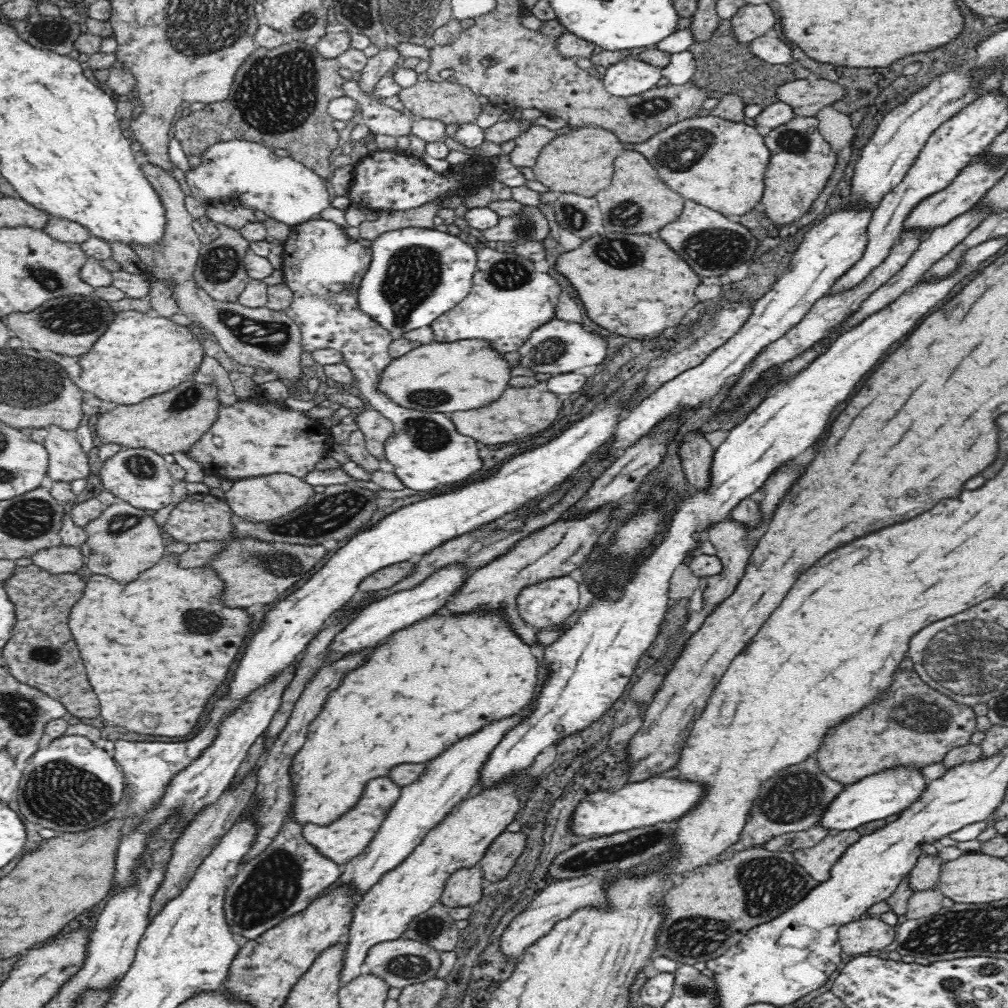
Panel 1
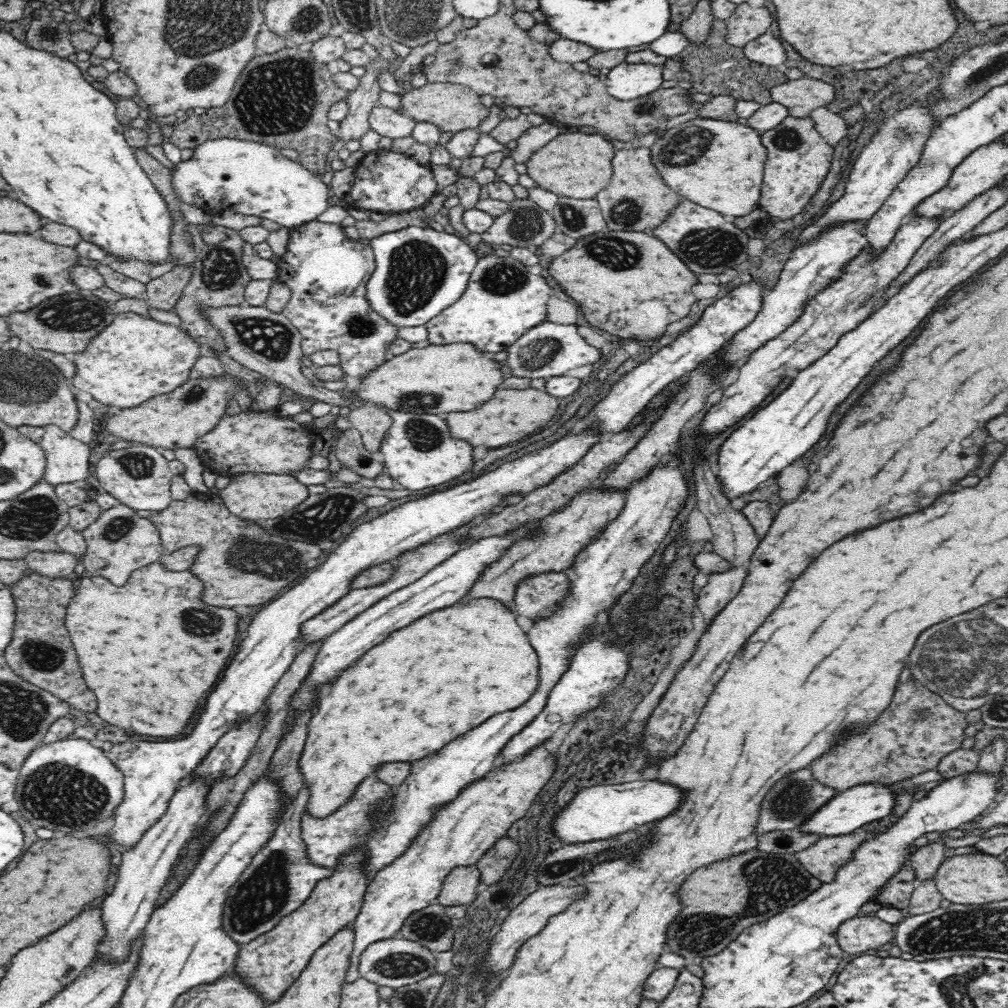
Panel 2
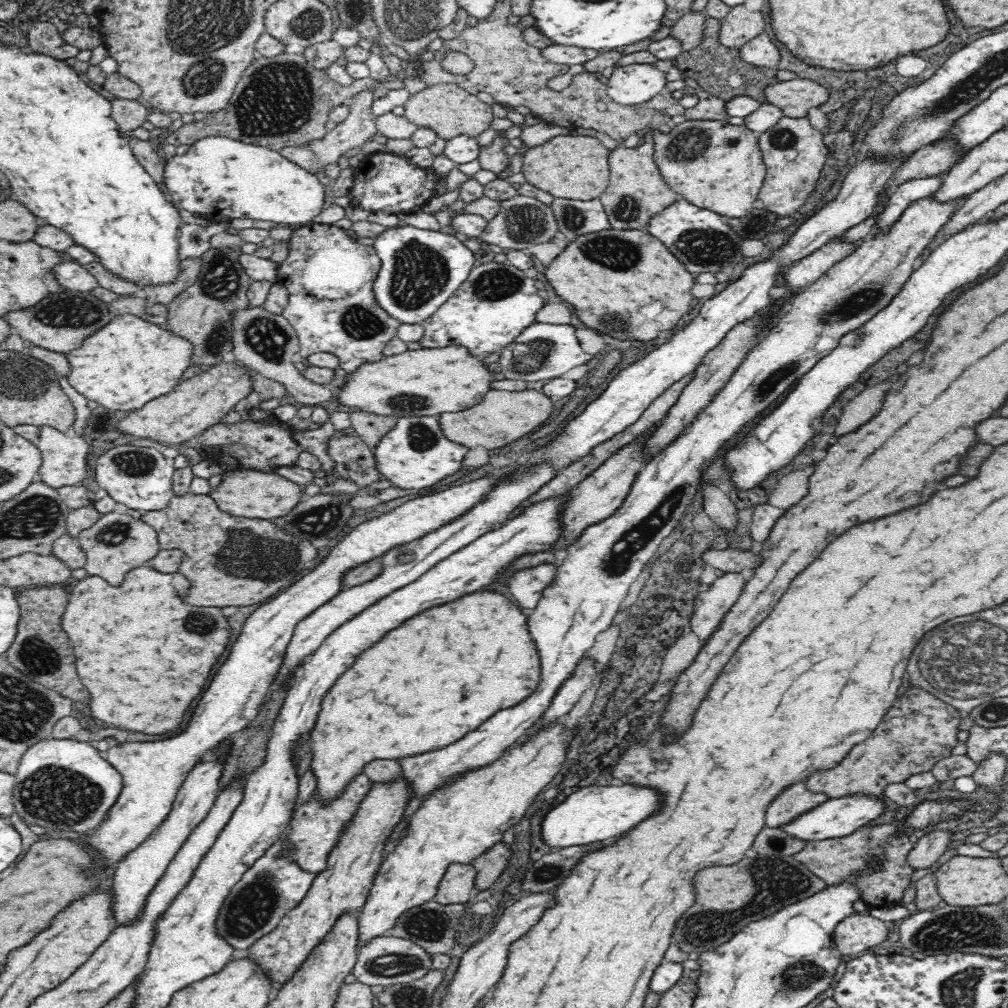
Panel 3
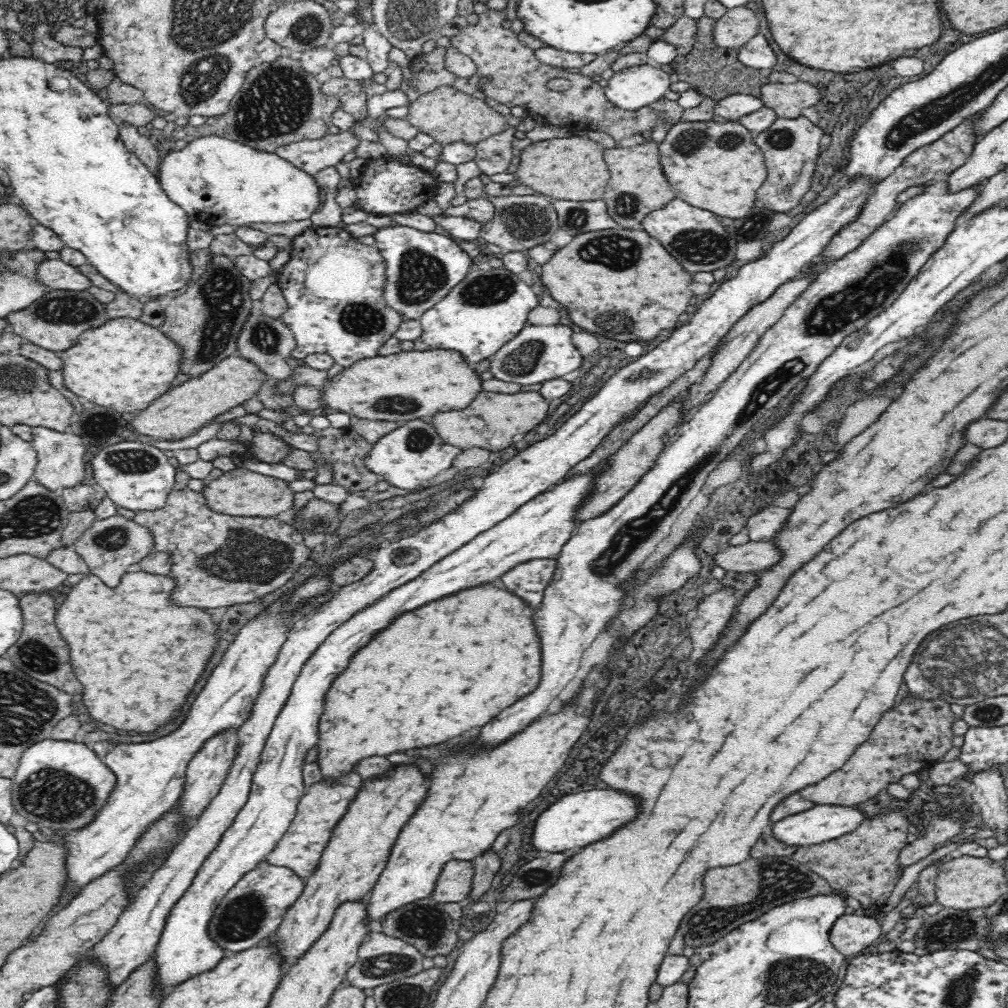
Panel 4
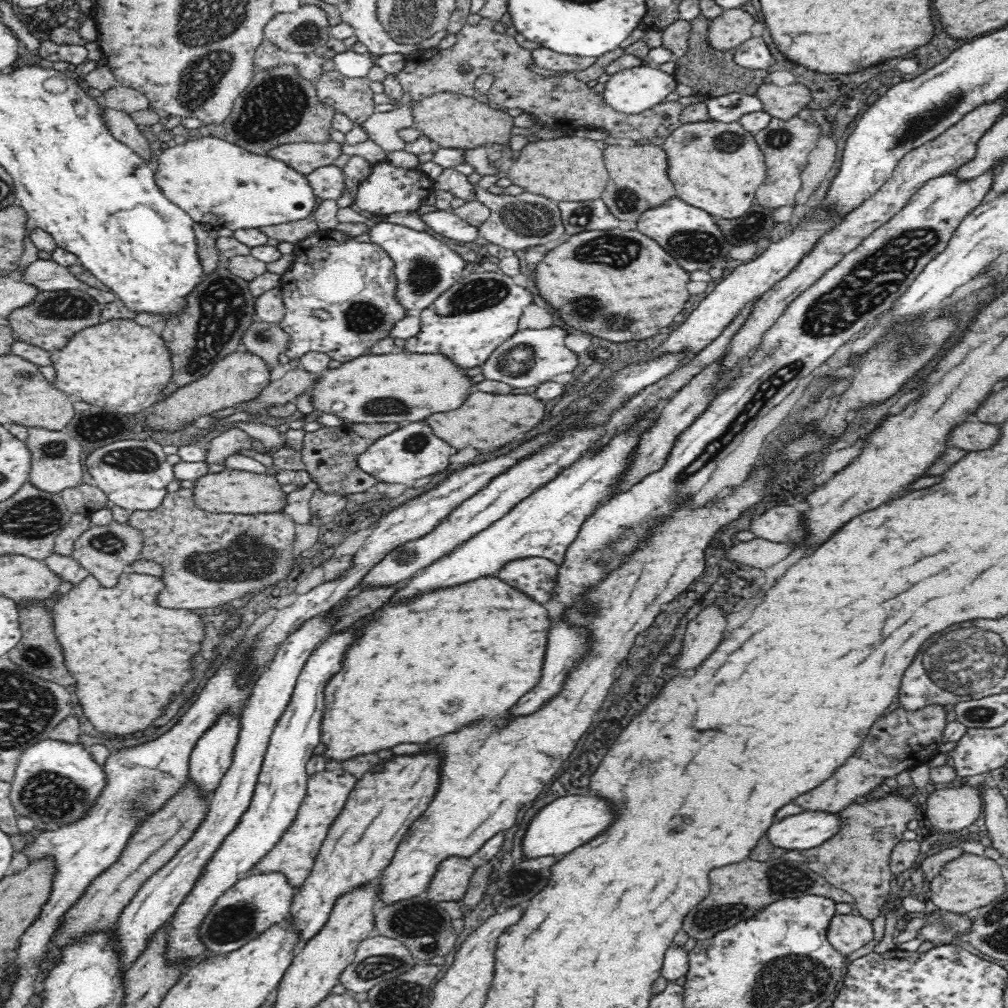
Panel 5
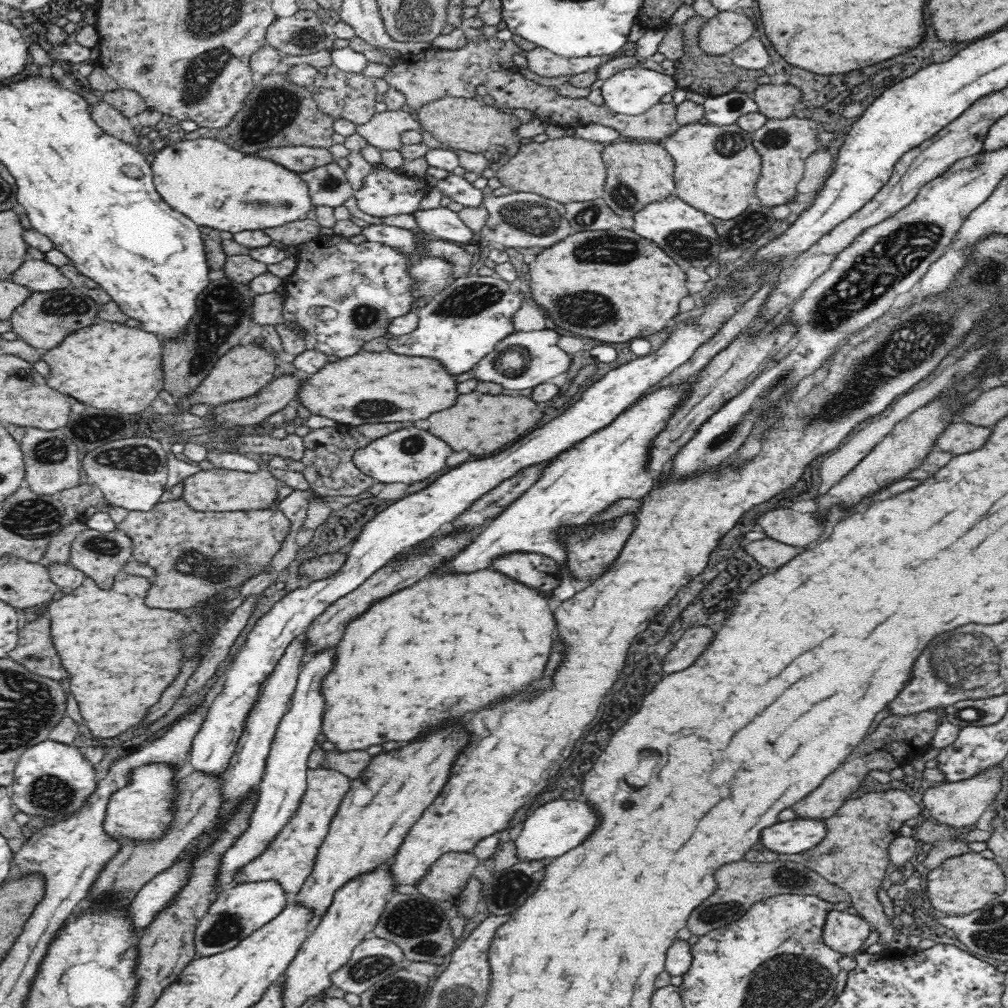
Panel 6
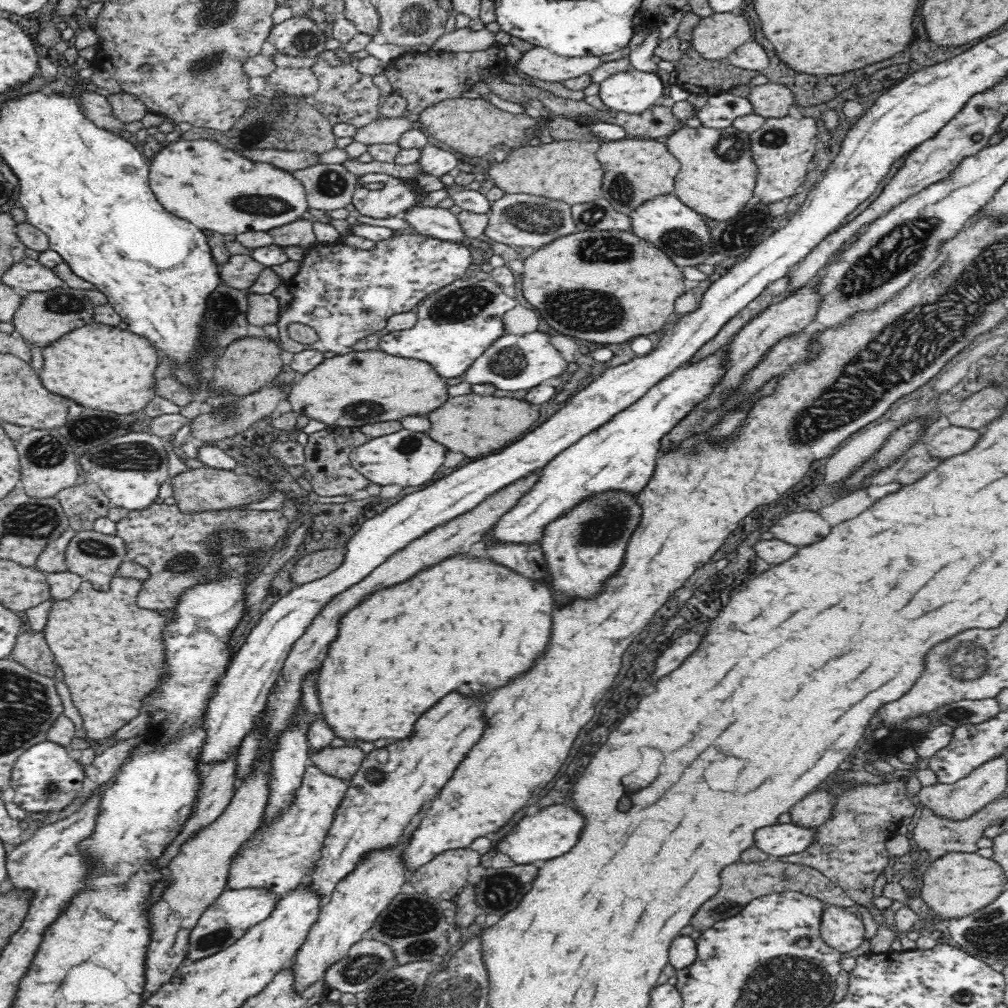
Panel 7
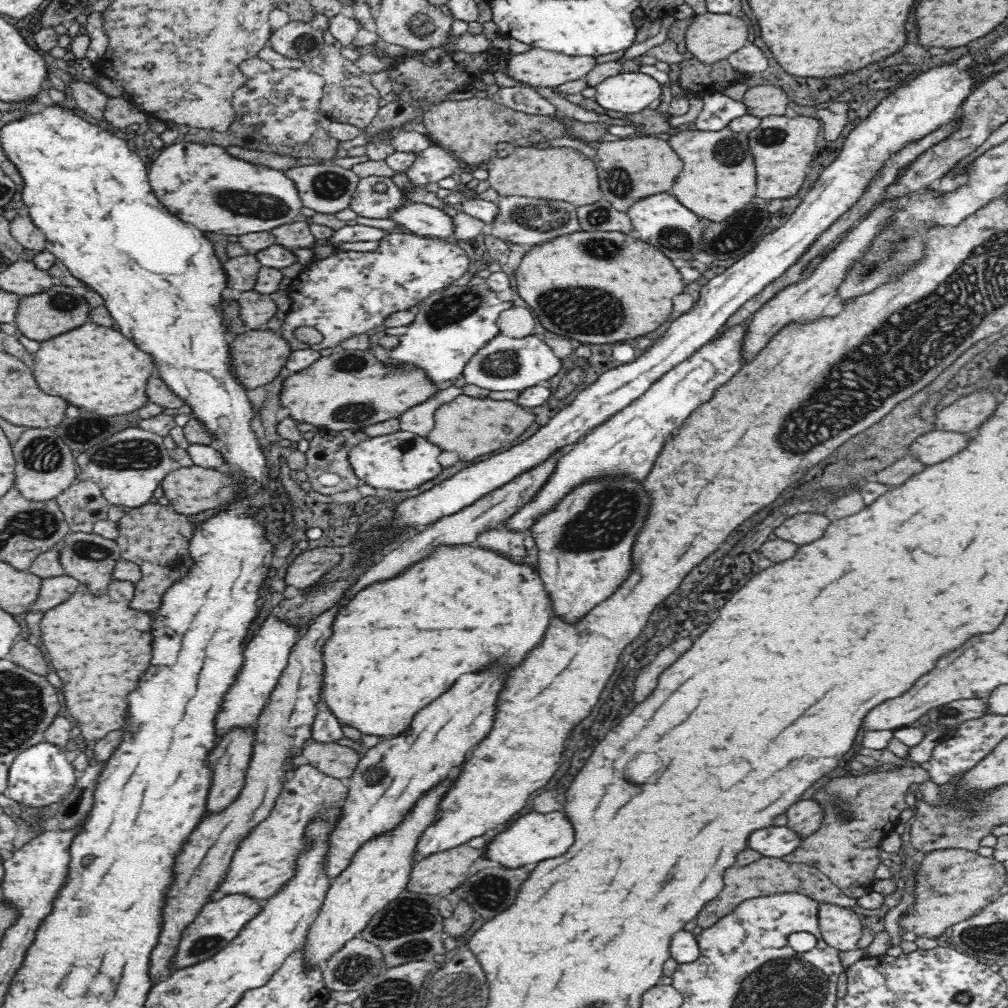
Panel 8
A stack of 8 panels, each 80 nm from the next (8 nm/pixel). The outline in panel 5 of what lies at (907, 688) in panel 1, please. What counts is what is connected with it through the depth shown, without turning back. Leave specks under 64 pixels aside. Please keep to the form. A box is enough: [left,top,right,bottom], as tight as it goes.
[796,704,949,814]

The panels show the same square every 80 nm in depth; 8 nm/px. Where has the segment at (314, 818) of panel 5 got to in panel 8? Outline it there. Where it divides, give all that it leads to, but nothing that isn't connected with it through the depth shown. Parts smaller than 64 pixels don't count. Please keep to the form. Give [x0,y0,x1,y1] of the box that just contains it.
[212,764,348,901]

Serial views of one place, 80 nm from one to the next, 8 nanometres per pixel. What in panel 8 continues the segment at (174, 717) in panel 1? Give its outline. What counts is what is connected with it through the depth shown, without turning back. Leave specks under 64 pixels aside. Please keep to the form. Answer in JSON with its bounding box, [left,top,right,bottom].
[40,579,152,741]

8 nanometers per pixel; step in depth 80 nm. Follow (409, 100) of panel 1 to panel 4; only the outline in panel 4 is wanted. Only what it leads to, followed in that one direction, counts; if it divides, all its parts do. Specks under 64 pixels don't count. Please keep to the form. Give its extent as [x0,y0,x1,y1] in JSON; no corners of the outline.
[407,86,509,146]

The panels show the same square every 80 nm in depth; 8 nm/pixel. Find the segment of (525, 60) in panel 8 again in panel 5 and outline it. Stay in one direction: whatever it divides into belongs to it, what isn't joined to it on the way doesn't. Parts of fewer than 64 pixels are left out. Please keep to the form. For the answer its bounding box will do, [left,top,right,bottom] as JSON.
[531,47,597,75]

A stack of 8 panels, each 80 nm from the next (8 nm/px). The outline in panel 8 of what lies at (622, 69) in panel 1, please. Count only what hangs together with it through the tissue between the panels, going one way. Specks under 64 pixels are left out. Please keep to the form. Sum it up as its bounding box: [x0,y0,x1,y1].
[595,72,660,115]

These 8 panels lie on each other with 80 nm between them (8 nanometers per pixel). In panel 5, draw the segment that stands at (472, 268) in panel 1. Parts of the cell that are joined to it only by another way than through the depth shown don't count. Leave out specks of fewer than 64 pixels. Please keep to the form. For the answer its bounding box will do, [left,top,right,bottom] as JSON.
[368,222,466,314]

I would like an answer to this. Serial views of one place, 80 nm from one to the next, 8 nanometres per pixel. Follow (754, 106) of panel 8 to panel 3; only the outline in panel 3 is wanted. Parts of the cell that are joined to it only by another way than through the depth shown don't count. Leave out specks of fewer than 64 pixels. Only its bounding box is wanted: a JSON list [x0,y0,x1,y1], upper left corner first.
[764,78,828,117]

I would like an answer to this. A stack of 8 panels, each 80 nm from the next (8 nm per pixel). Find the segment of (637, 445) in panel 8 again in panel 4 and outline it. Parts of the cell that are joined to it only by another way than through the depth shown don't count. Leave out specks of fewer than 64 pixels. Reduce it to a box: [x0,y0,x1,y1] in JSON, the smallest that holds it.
[155,458,609,993]

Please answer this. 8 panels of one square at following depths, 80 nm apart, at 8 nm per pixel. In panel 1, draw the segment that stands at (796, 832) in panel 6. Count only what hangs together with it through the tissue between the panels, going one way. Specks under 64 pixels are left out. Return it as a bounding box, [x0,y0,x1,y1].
[816,768,927,832]

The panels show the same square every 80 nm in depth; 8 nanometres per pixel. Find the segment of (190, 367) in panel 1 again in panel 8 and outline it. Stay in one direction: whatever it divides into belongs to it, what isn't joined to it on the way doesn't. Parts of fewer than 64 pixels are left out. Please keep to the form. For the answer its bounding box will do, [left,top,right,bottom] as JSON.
[34,324,154,416]

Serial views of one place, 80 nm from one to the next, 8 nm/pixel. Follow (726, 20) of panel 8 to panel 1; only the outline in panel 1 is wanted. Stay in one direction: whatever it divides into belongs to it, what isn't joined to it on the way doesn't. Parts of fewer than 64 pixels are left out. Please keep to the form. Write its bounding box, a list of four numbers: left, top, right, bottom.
[729,3,776,46]

